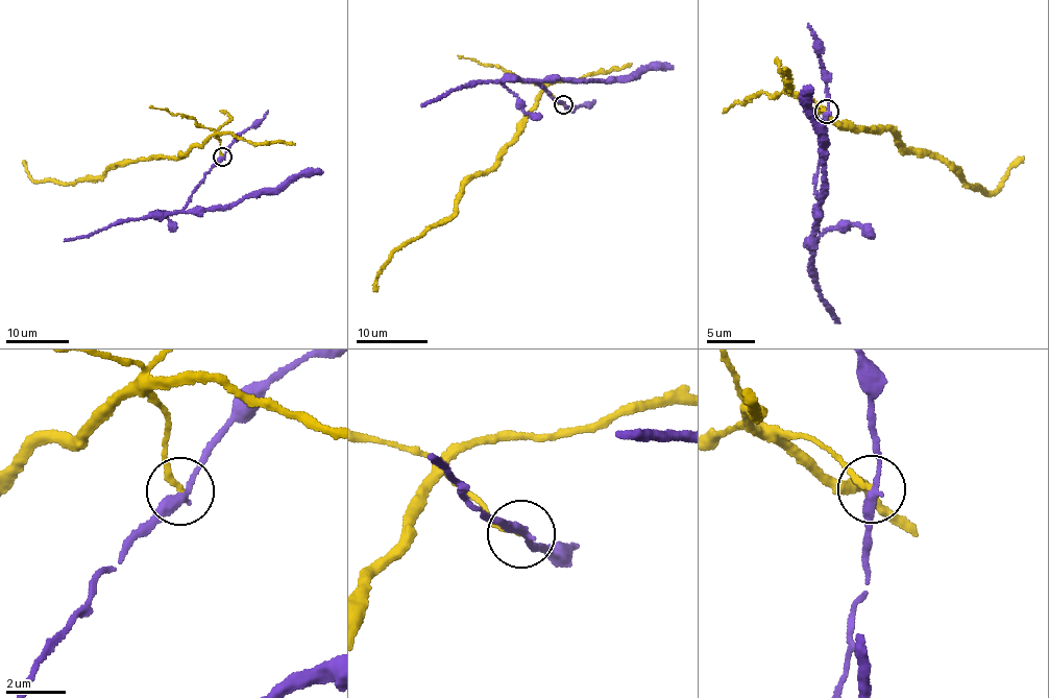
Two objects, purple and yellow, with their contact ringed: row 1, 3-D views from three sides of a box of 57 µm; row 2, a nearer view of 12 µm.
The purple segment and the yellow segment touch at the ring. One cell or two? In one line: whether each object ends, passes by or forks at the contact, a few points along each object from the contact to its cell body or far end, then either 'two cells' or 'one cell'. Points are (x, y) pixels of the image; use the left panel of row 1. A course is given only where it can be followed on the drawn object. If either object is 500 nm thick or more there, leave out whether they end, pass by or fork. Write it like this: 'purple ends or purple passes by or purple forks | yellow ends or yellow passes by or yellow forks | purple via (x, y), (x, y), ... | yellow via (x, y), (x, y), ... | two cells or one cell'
purple passes by | yellow ends | purple via (223, 157), (193, 193), (185, 211), (223, 211), (250, 196), (274, 194), (301, 175), (323, 172) | yellow via (222, 155), (220, 143), (213, 136), (175, 160), (138, 159), (64, 184), (40, 183), (28, 175), (22, 161) | two cells

